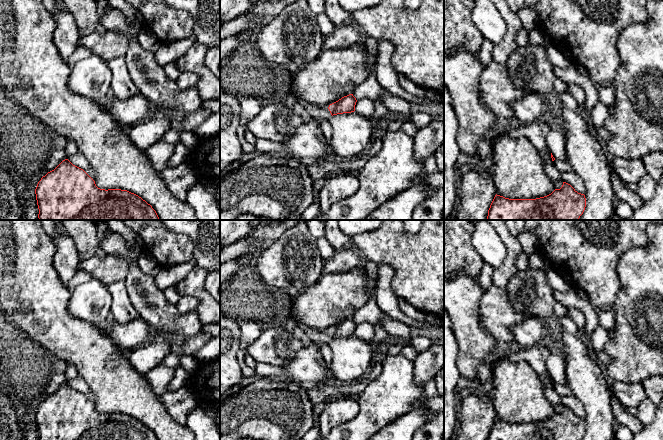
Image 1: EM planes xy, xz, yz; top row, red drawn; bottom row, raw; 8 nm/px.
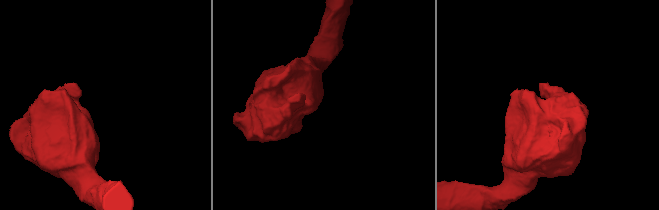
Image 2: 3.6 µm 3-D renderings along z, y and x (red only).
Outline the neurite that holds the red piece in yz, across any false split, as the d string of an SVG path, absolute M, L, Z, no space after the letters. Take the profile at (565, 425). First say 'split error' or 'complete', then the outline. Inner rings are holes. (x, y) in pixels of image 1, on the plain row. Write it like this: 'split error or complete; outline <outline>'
complete; outline M563 406L560 413L536 423L509 423L496 418L488 440L581 440L585 431L585 419Z

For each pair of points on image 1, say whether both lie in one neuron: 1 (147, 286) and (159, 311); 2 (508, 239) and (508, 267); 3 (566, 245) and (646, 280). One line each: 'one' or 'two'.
1: one
2: one
3: two

